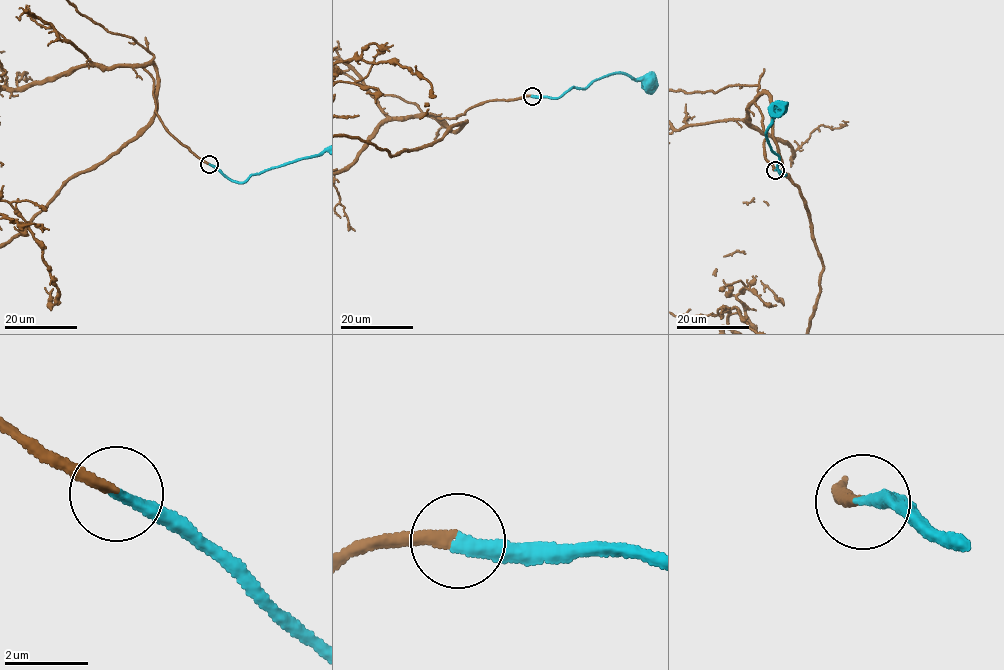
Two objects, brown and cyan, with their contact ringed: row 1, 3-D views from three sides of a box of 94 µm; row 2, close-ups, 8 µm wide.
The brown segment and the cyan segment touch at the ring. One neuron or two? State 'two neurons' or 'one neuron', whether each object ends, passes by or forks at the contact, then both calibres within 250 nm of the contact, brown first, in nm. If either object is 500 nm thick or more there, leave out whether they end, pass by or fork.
one neuron | brown ends | cyan ends | 260/320 nm

